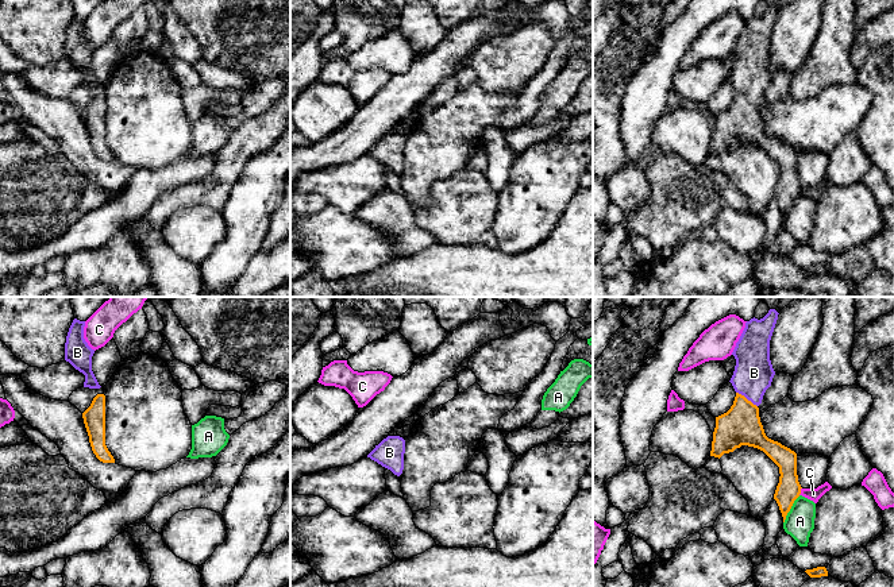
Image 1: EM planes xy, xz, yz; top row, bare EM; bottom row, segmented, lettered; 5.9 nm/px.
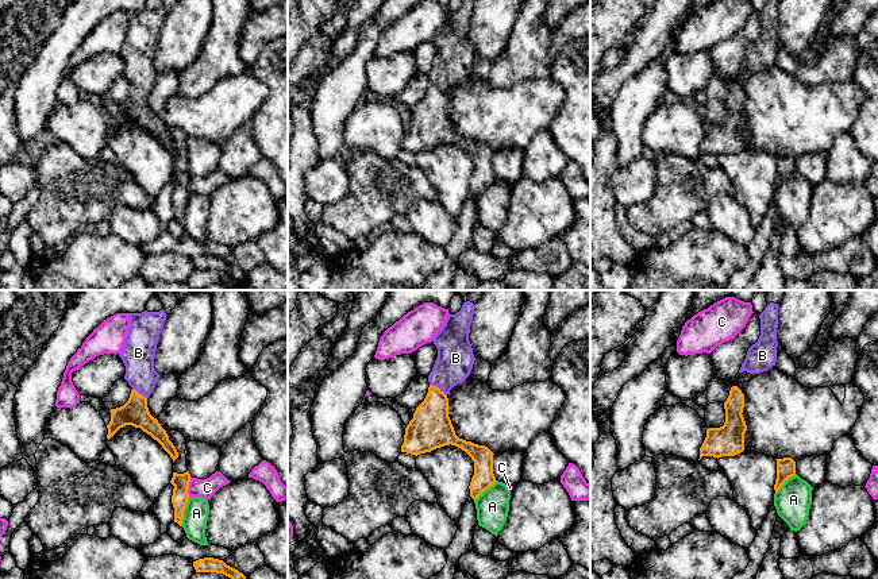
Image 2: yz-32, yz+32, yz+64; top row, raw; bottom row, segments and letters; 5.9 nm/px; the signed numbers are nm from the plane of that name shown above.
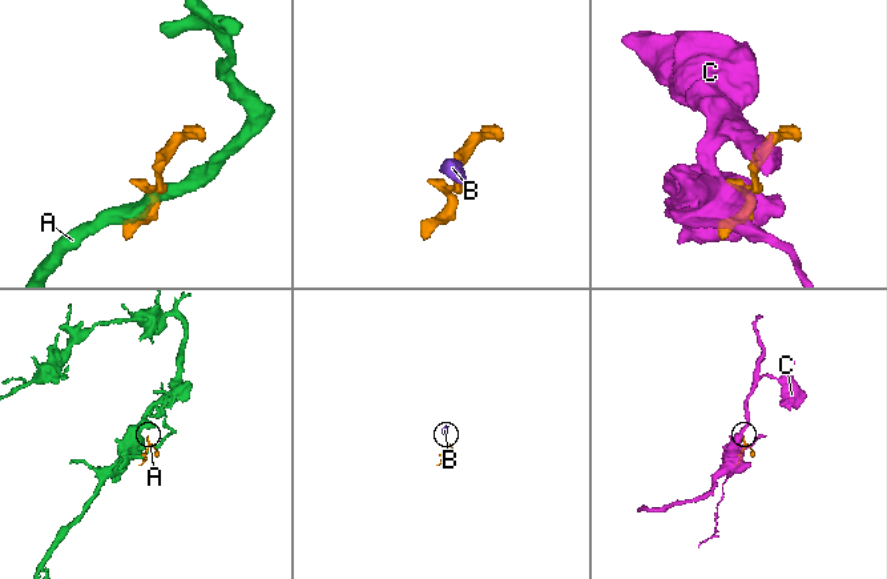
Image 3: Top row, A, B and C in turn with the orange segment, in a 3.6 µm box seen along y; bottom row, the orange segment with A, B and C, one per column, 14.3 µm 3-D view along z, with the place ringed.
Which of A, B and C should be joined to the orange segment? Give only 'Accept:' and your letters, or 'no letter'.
Accept: B

